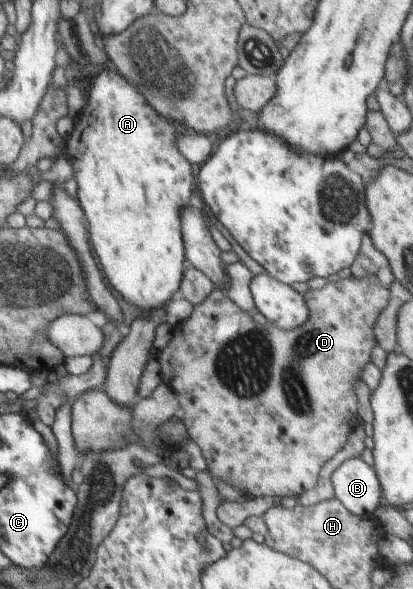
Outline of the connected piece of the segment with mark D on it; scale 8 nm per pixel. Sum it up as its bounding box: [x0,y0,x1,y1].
[152,275,389,498]

